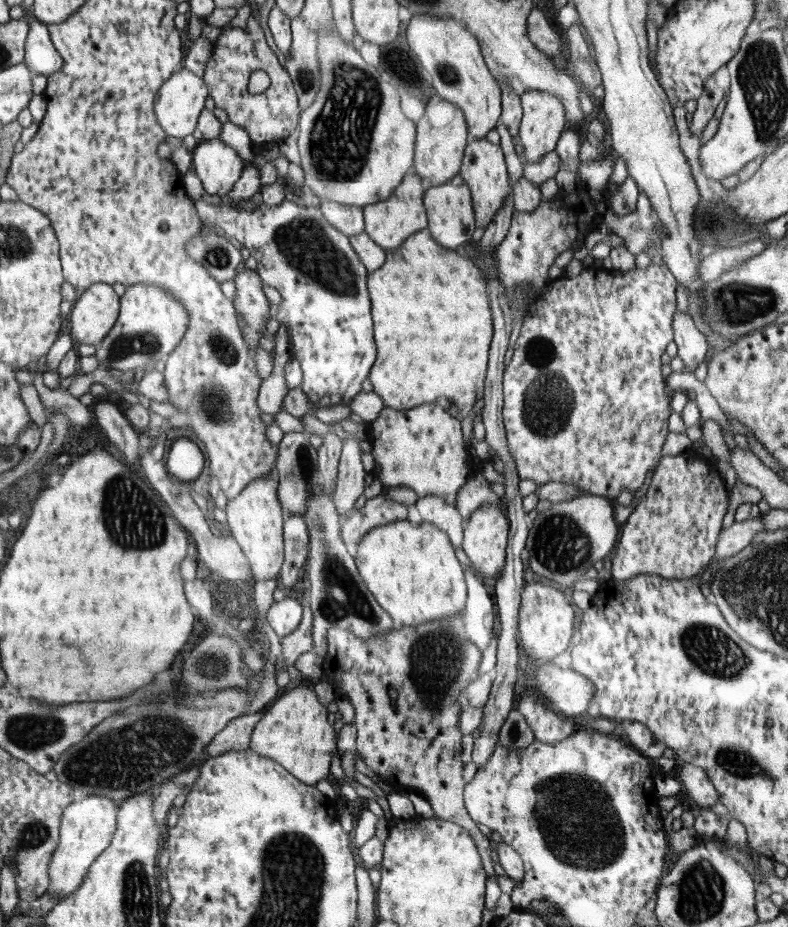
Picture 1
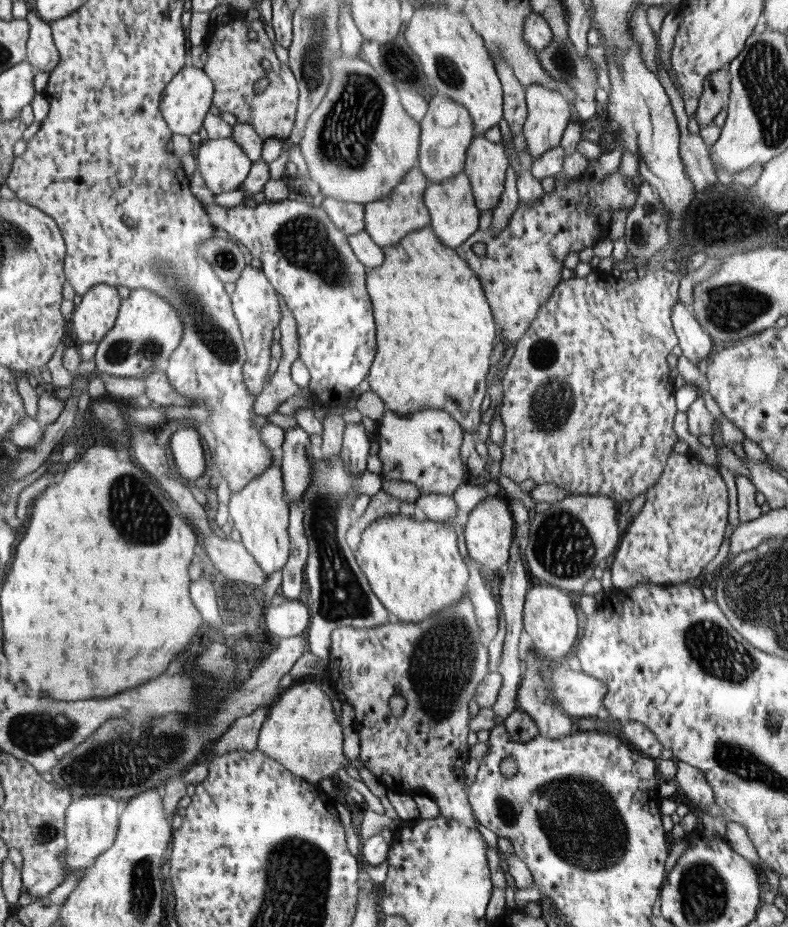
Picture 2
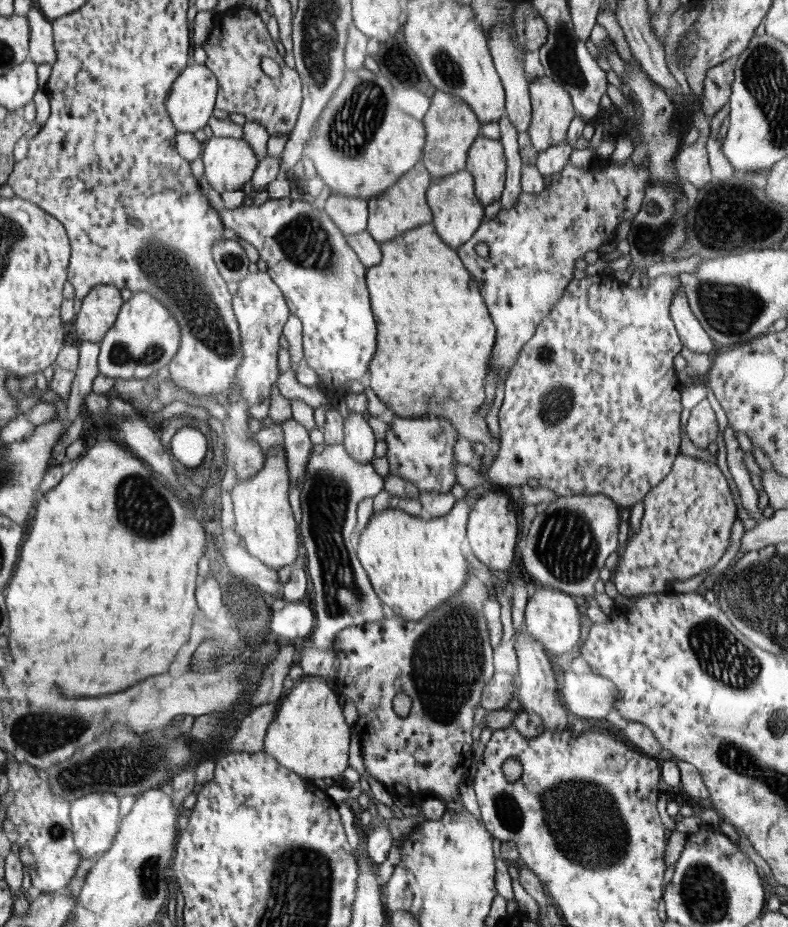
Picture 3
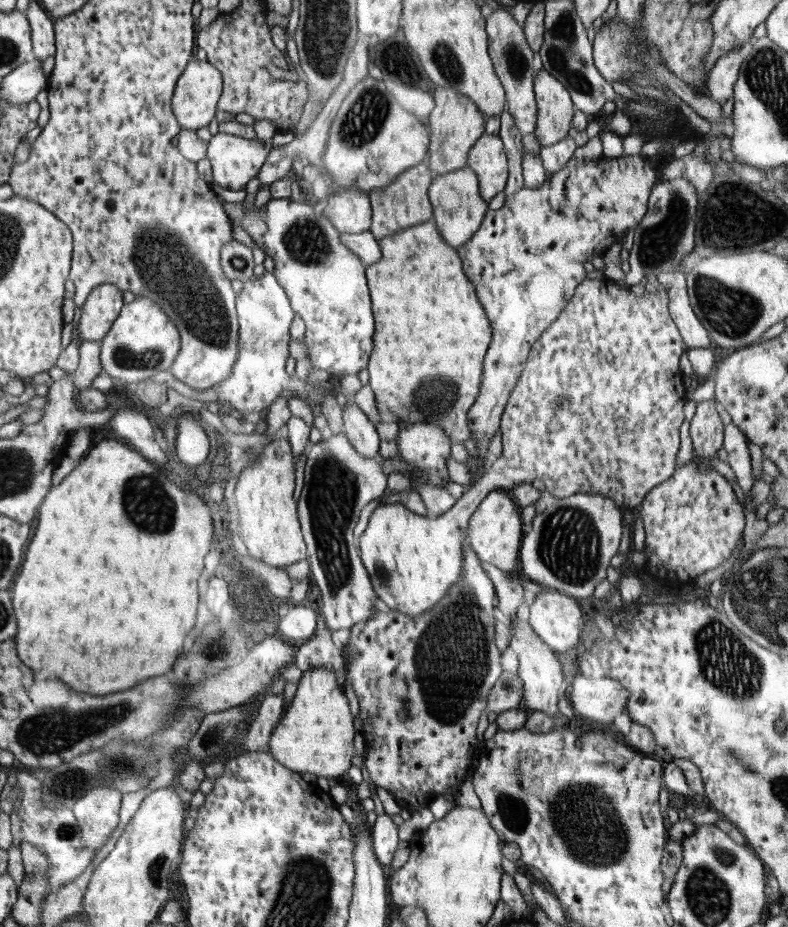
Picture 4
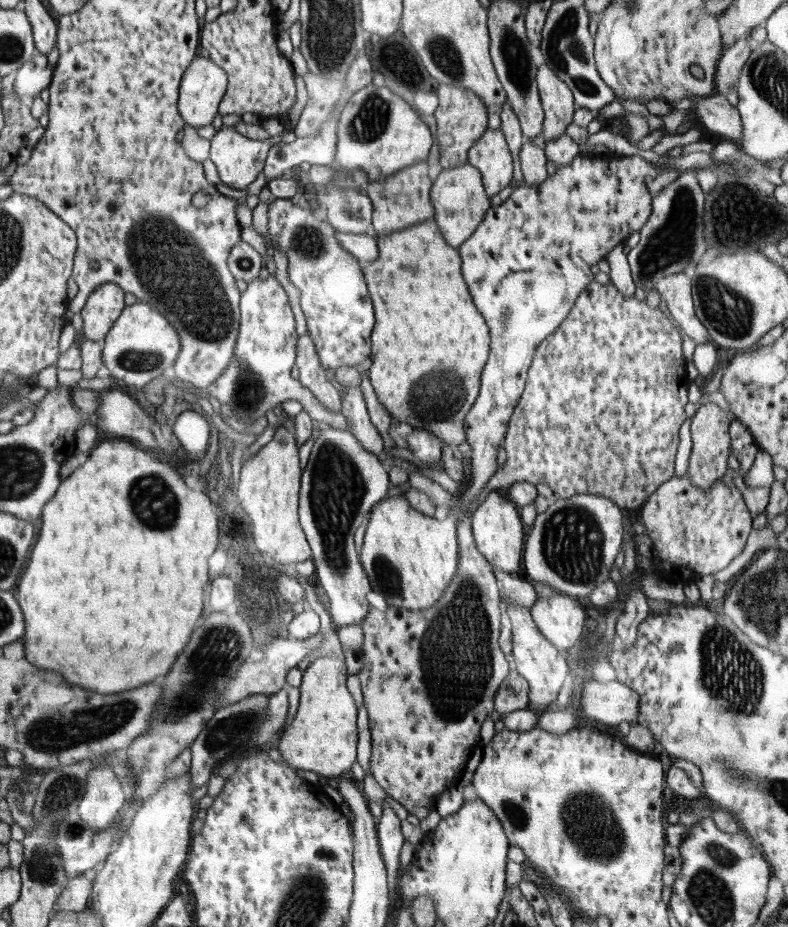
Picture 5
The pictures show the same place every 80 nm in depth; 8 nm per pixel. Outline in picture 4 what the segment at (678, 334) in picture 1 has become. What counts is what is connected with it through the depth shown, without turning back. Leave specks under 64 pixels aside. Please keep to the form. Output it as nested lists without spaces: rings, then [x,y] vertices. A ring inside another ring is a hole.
[[[679,271],[662,273],[656,277],[655,283],[668,289],[669,313],[685,346],[690,349],[713,347],[707,331],[690,306],[686,292],[686,274]]]

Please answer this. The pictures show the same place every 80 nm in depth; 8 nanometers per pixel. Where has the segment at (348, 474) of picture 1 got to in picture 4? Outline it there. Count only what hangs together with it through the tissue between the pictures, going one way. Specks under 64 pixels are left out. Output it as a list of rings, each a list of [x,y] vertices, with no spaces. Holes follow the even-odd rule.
[[[347,402],[343,409],[343,428],[352,446],[364,458],[378,458],[380,438],[375,423],[356,405],[356,402]]]

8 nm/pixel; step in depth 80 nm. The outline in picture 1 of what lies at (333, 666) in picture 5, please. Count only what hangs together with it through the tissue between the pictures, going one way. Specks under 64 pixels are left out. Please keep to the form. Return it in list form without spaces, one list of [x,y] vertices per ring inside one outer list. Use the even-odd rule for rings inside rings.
[[[312,685],[293,688],[264,709],[263,717],[252,731],[250,750],[277,761],[302,784],[316,786],[330,775],[330,763],[337,749],[336,732],[328,721],[328,711]]]

